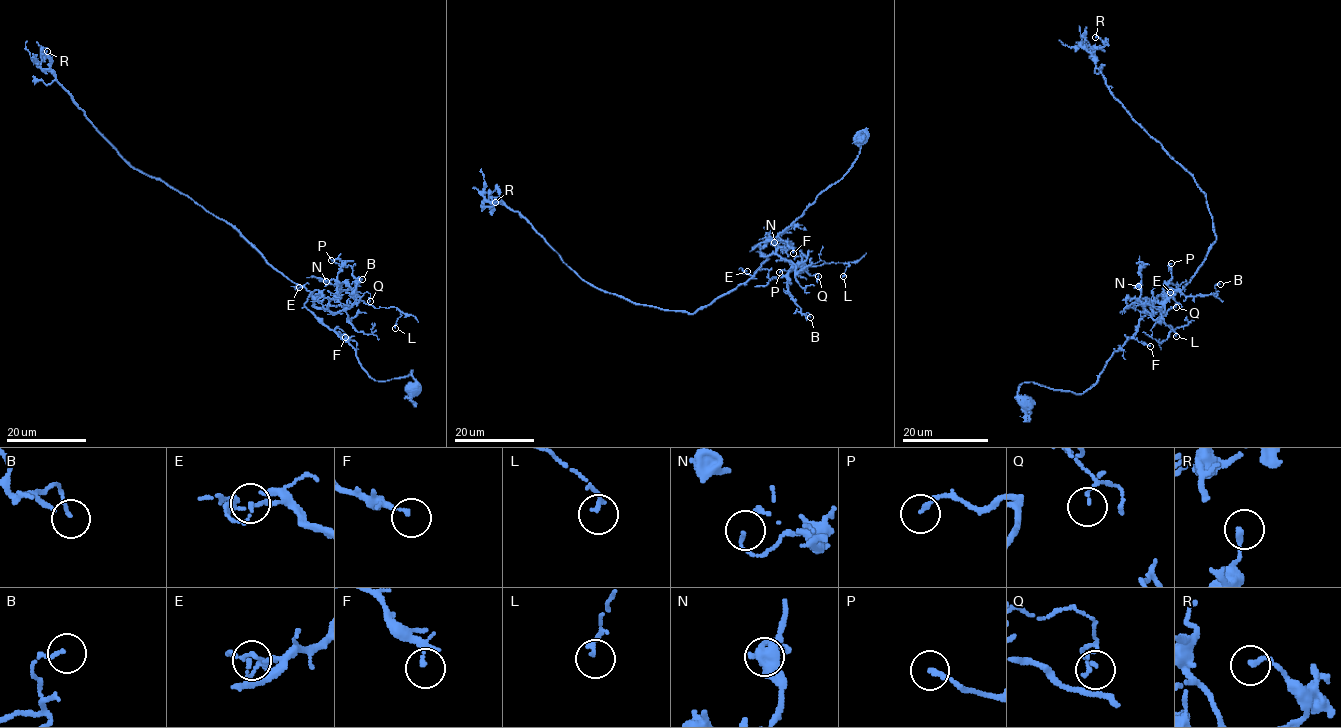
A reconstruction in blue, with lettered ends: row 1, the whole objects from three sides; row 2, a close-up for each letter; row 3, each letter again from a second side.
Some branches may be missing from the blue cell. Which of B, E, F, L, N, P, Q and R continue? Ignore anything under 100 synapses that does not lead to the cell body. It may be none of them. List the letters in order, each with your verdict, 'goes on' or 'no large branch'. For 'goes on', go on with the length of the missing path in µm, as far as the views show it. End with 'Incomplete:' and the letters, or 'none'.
B: no large branch
E: no large branch
F: no large branch
L: no large branch
N: no large branch
P: no large branch
Q: no large branch
R: no large branch
Incomplete: none

